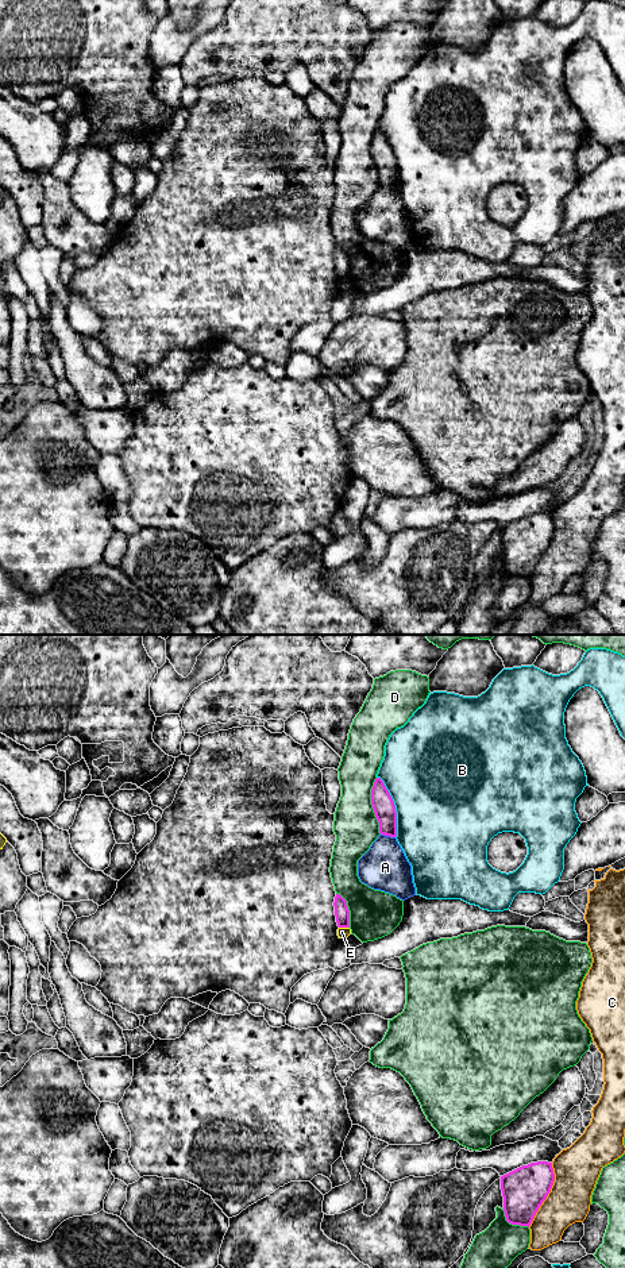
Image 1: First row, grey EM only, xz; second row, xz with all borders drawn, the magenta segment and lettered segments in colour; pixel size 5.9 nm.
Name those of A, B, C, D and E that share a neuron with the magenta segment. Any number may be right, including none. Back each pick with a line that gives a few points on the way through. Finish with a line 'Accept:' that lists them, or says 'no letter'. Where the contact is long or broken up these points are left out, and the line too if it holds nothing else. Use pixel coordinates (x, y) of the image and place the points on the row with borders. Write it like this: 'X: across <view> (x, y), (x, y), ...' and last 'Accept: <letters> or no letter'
Accept: no letter

